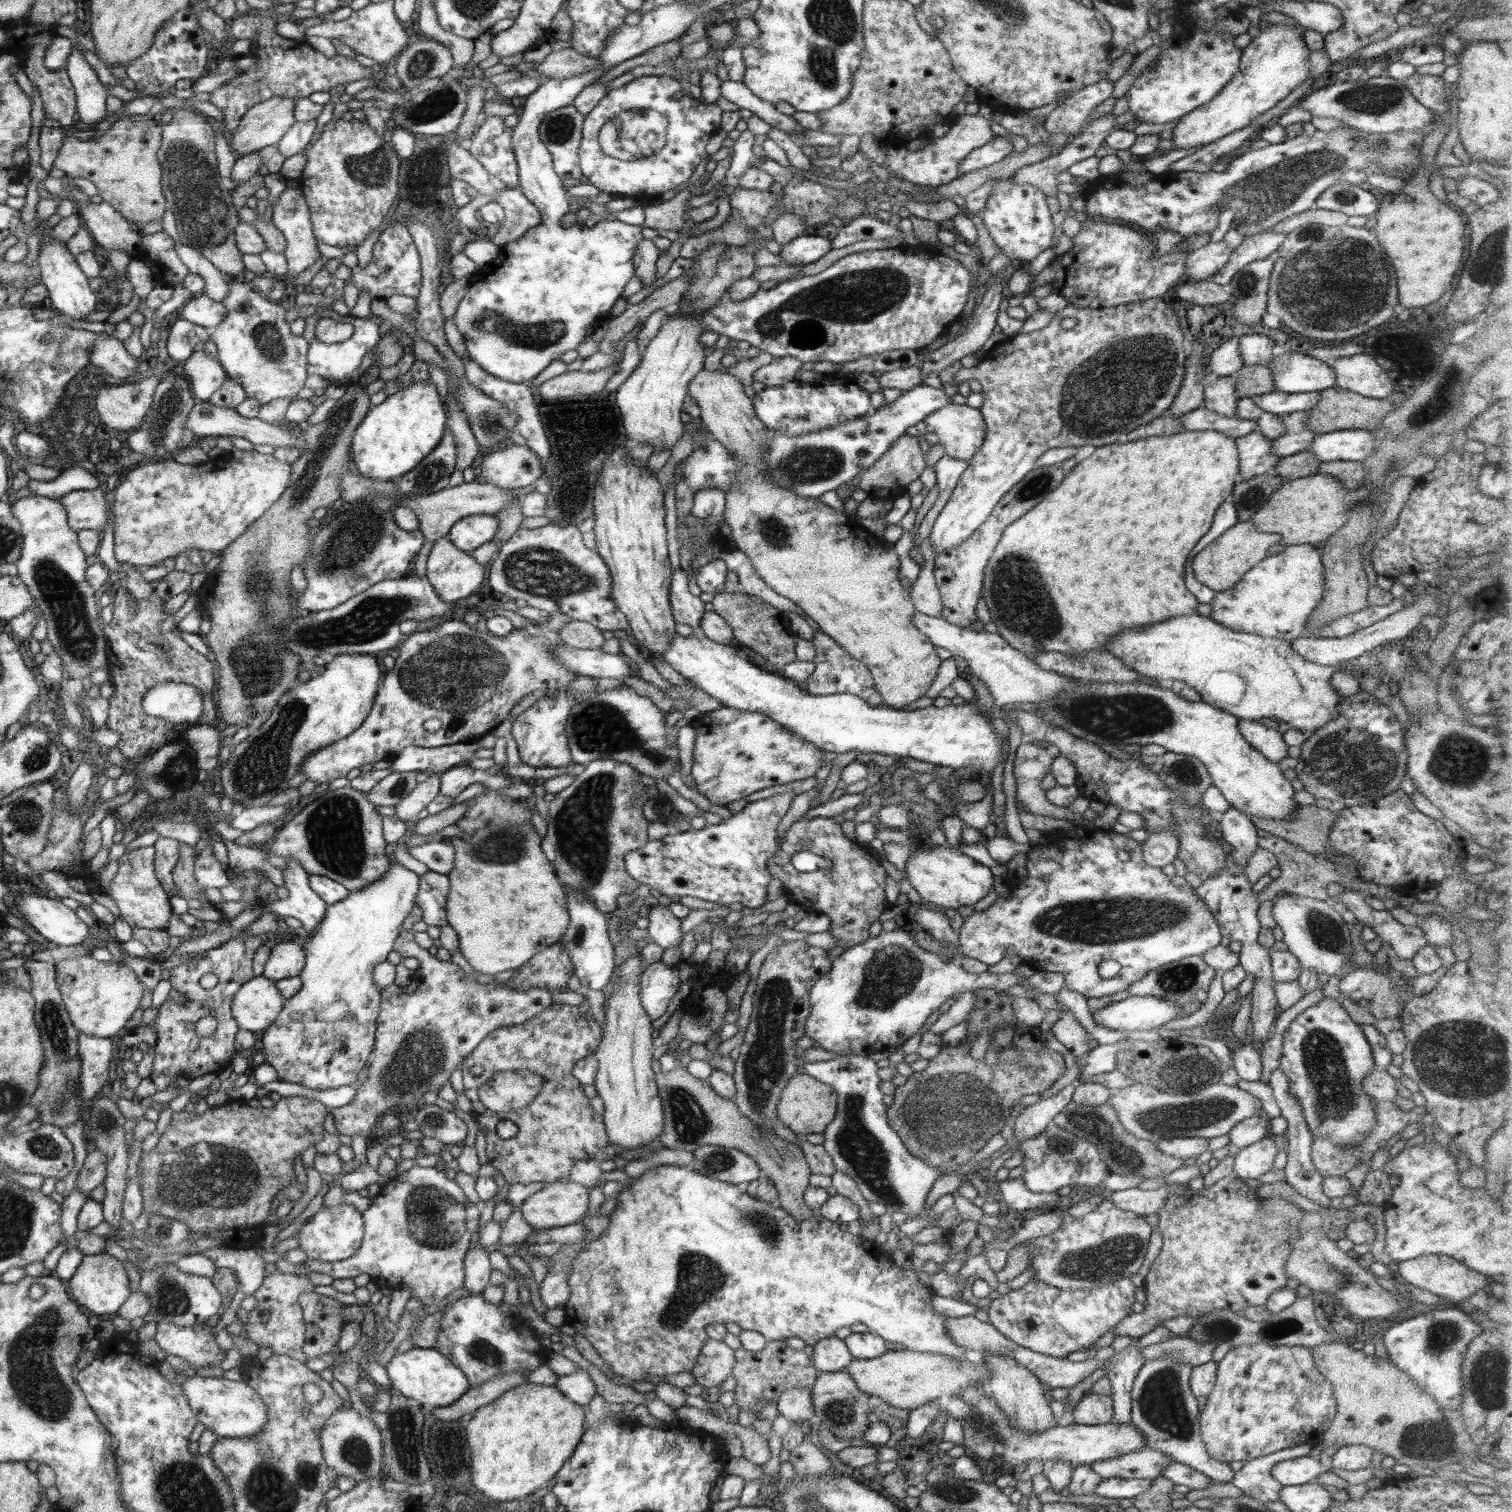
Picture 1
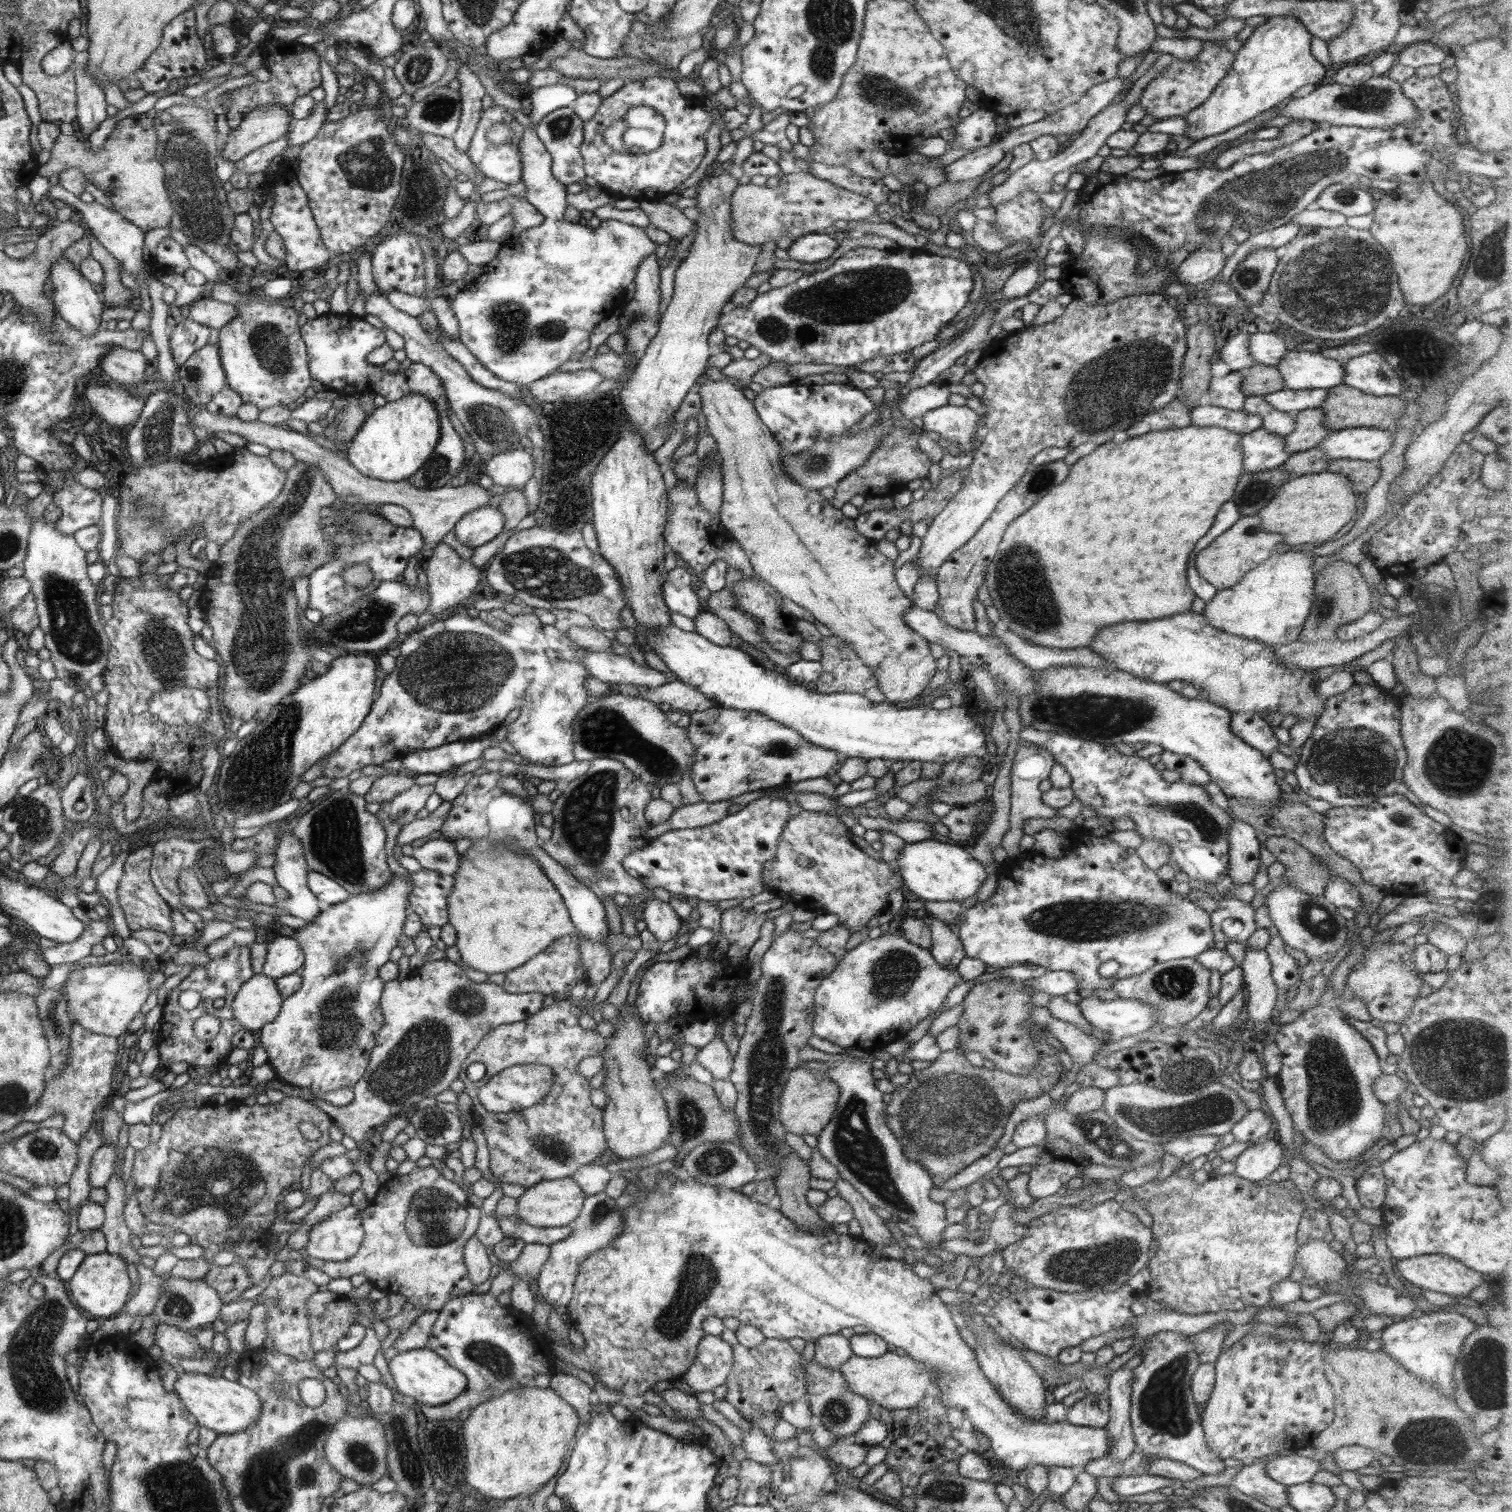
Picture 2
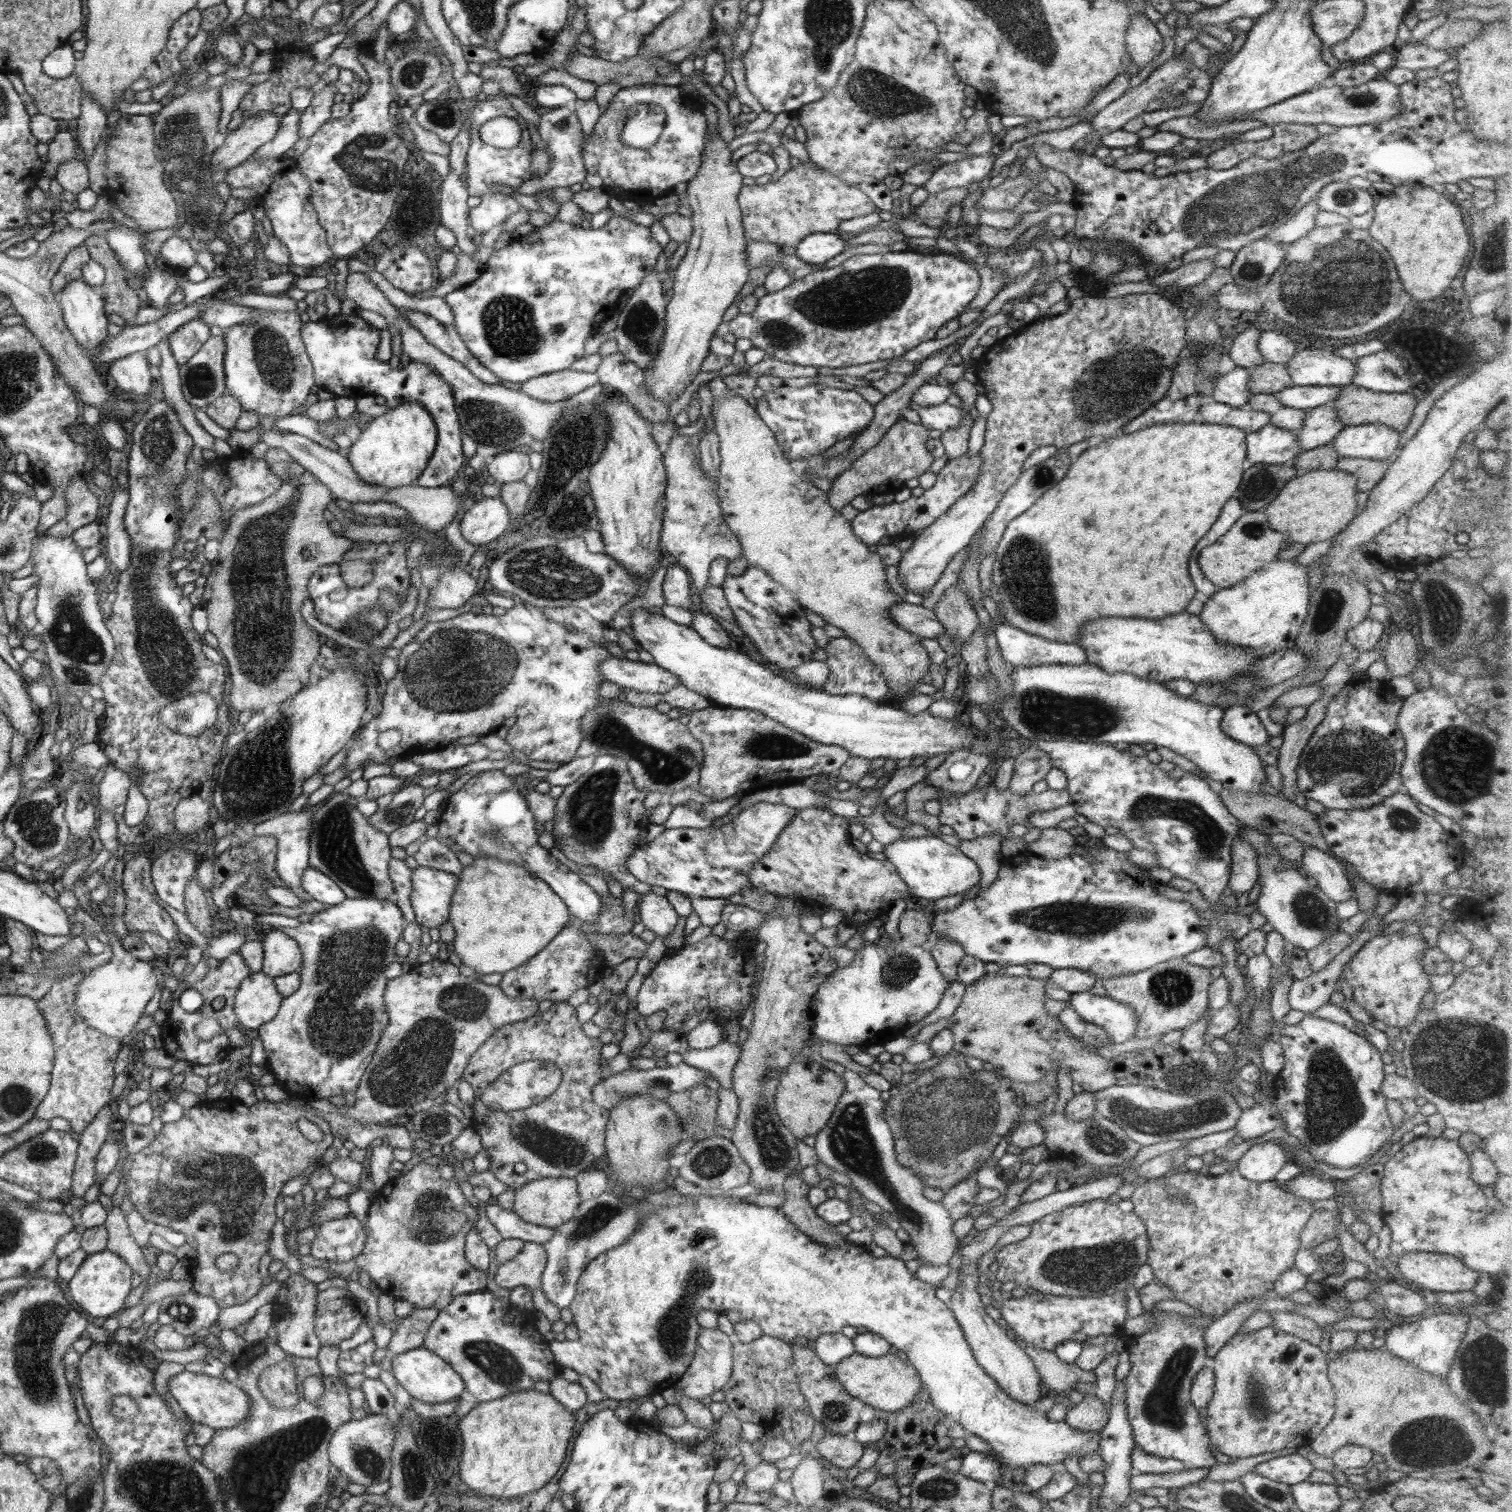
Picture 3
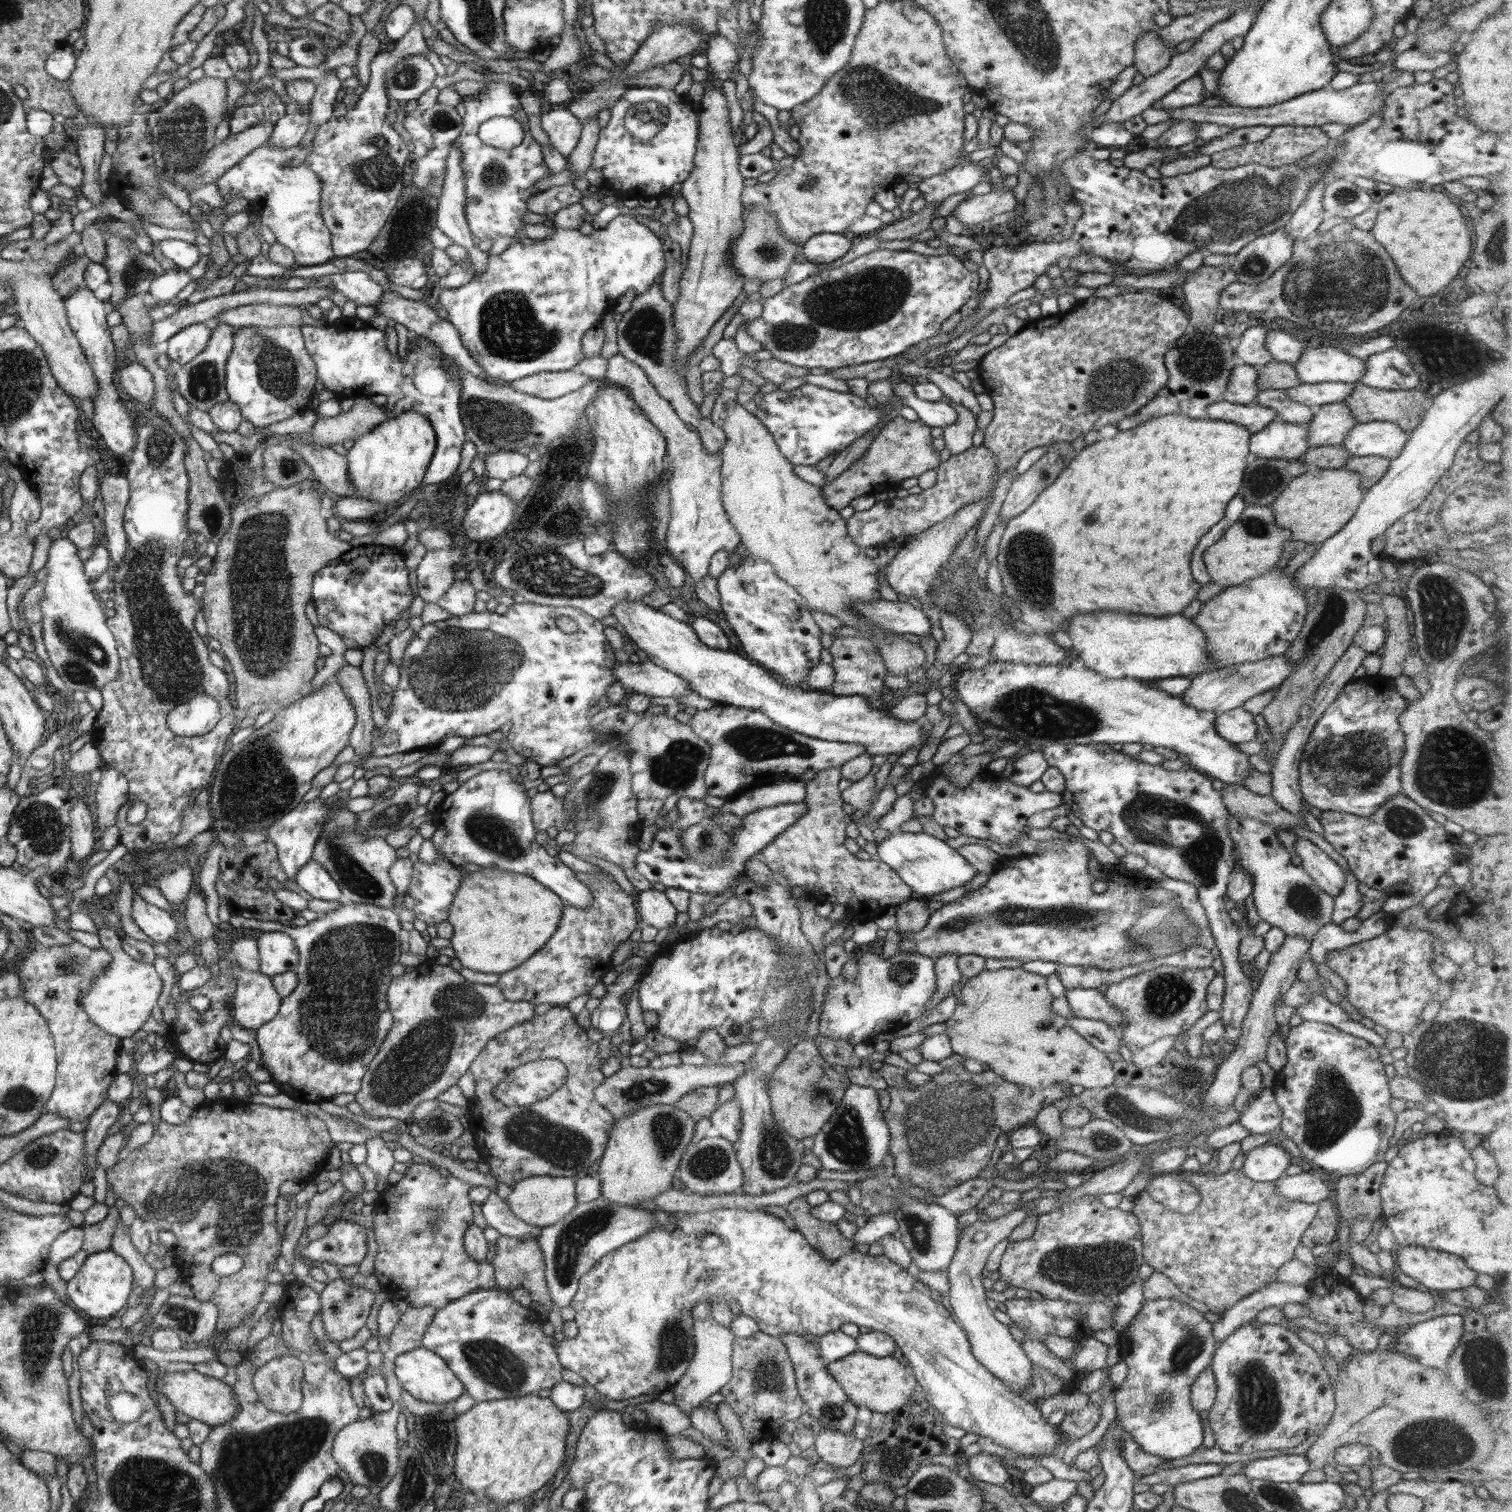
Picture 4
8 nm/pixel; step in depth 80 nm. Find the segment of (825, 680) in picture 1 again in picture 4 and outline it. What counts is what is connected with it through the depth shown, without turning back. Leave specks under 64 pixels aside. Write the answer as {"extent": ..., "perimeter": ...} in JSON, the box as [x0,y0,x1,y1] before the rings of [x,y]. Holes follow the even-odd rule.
{"extent":[829,637,888,698],"perimeter":[[[837,637],[829,651],[832,653],[832,668],[835,670],[835,683],[832,685],[833,695],[860,695],[866,698],[880,696],[884,688],[884,677],[888,672],[883,658],[877,653],[873,642],[866,637]]]}

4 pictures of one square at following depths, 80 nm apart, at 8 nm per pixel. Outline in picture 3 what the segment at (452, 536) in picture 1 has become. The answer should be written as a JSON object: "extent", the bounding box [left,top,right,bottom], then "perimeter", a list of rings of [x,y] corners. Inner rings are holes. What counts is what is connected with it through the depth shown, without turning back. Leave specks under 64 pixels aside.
{"extent":[460,497,511,545],"perimeter":[[[500,497],[478,499],[460,521],[462,536],[470,544],[485,545],[498,539],[511,524],[511,514]]]}

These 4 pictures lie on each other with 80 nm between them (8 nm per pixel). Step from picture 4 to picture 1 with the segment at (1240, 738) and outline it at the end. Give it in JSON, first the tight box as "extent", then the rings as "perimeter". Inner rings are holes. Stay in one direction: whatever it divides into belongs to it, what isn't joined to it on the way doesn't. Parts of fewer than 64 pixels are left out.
{"extent":[1239,719,1288,762],"perimeter":[[[1239,719],[1239,730],[1255,749],[1258,749],[1268,760],[1279,762],[1288,756],[1288,745],[1282,739],[1278,729],[1270,728],[1259,721]]]}

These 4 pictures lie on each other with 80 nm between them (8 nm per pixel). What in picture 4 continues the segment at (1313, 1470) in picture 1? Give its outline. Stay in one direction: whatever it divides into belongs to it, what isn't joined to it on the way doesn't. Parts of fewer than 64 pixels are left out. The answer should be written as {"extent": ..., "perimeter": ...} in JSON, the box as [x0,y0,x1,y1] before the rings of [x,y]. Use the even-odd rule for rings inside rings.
{"extent":[1243,1455,1311,1484],"perimeter":[[[1305,1455],[1266,1456],[1248,1463],[1243,1473],[1251,1480],[1269,1480],[1276,1483],[1298,1484],[1299,1478],[1311,1469]]]}

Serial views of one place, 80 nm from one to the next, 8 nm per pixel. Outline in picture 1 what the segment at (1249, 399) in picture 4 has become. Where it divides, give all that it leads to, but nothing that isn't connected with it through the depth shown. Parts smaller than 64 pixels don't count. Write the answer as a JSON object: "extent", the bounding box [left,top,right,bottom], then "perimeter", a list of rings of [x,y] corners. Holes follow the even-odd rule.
{"extent":[1203,376,1239,416],"perimeter":[[[1224,376],[1216,378],[1216,382],[1212,382],[1210,386],[1204,386],[1203,406],[1224,416],[1234,415],[1239,401],[1234,383],[1236,380],[1232,376]]]}

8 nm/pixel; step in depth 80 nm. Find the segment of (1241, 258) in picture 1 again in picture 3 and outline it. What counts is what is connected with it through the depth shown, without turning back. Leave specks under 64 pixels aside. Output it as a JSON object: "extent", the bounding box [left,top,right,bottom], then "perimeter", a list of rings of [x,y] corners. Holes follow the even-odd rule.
{"extent":[1264,196,1322,245],"perimeter":[[[1315,196],[1314,200],[1302,207],[1292,218],[1289,218],[1283,225],[1264,237],[1283,242],[1284,245],[1296,242],[1306,236],[1313,228],[1316,228],[1316,215],[1318,212],[1322,211],[1316,203]]]}

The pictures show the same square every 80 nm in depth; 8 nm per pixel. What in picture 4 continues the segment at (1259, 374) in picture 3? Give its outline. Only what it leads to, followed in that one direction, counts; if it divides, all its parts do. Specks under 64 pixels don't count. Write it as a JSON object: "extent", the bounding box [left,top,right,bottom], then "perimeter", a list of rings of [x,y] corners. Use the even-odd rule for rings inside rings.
{"extent":[1256,361,1301,392],"perimeter":[[[1271,361],[1262,367],[1258,367],[1258,379],[1256,386],[1260,392],[1266,390],[1286,390],[1301,384],[1298,373],[1292,364],[1286,362]]]}

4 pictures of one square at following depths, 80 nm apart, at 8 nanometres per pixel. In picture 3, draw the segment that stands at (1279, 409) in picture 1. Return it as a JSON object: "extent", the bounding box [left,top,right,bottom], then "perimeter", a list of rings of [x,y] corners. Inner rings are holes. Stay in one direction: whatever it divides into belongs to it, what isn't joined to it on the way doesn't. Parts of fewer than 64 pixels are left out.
{"extent":[1274,386,1340,410],"perimeter":[[[1293,386],[1276,392],[1274,398],[1284,406],[1302,410],[1334,403],[1340,395],[1340,386]]]}

